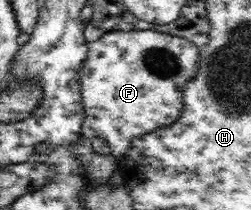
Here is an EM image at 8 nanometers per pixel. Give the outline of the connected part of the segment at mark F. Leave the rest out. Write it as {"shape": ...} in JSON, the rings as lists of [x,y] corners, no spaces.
{"shape":[[[154,29],[106,31],[99,39],[89,43],[85,65],[81,65],[81,71],[79,71],[79,82],[81,82],[81,99],[83,100],[85,110],[85,117],[82,123],[81,131],[82,135],[91,139],[94,137],[104,139],[110,147],[111,155],[116,159],[119,159],[119,157],[125,156],[127,153],[129,153],[128,149],[131,145],[130,141],[134,137],[154,132],[157,128],[171,125],[173,122],[176,122],[178,117],[181,115],[181,110],[183,107],[183,88],[185,87],[185,84],[192,79],[194,73],[196,72],[198,51],[199,48],[192,41]]]}

